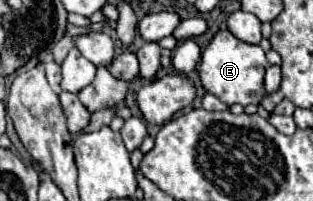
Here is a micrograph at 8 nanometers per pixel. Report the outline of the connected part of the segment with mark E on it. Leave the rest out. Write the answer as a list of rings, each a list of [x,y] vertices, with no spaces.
[[[220,29],[210,41],[210,45],[202,51],[198,75],[200,75],[202,87],[208,93],[216,95],[228,107],[232,107],[234,103],[240,103],[240,105],[256,103],[258,105],[264,97],[262,81],[264,81],[264,71],[268,65],[270,63],[260,45],[244,43],[236,39],[228,29]]]

